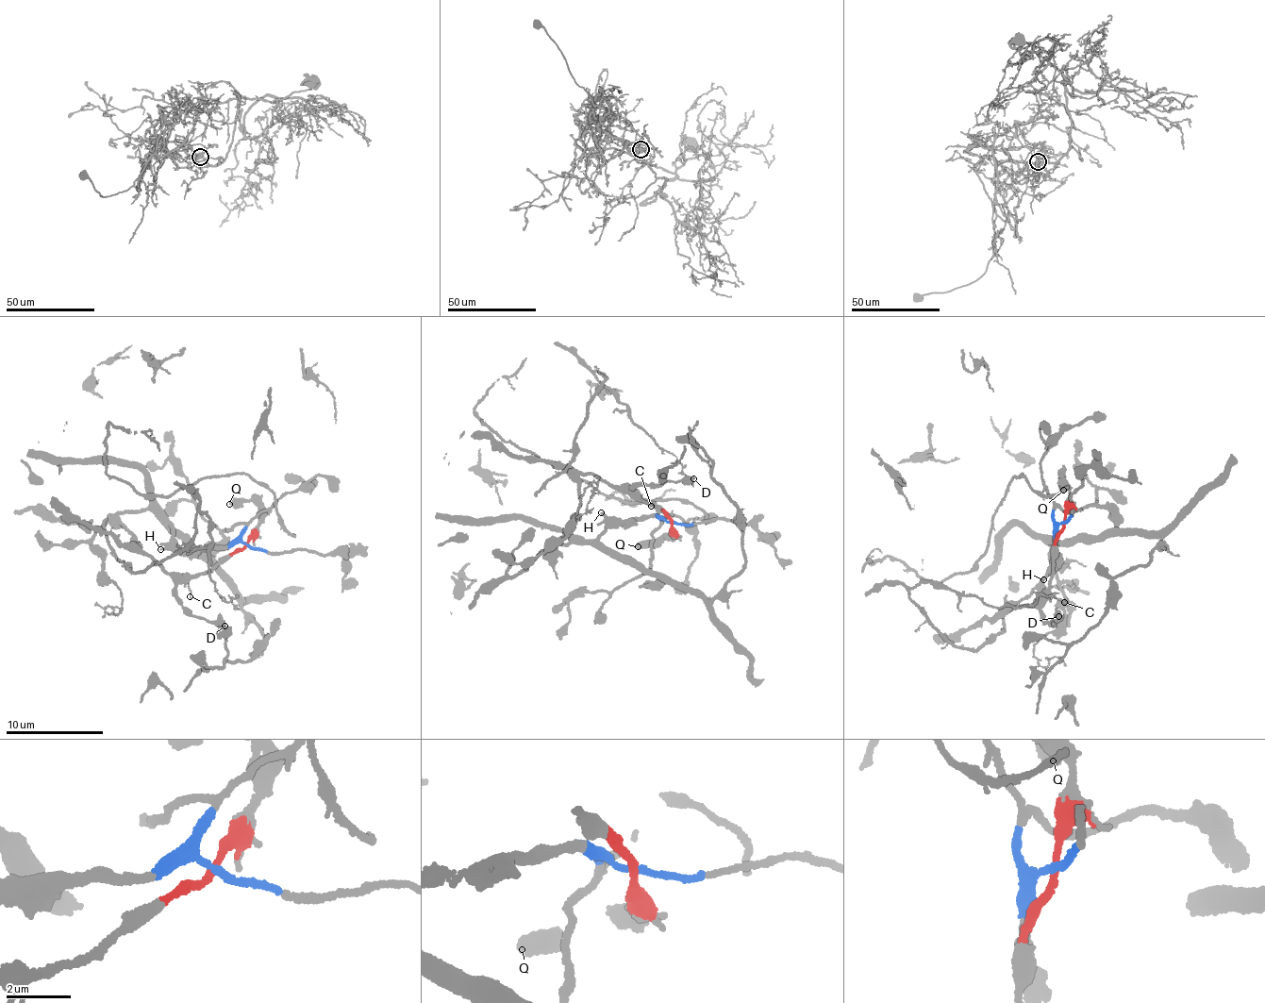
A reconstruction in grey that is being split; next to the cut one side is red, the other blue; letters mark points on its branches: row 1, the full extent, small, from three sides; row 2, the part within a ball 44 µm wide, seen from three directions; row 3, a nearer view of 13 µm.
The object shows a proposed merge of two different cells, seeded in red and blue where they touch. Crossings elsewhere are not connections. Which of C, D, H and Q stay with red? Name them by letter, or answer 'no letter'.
C, D, Q

